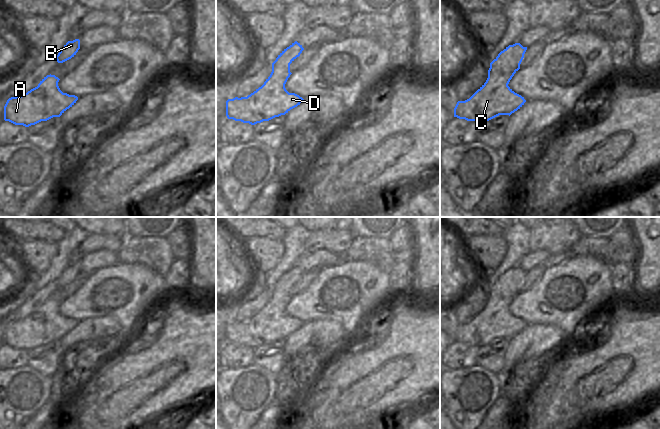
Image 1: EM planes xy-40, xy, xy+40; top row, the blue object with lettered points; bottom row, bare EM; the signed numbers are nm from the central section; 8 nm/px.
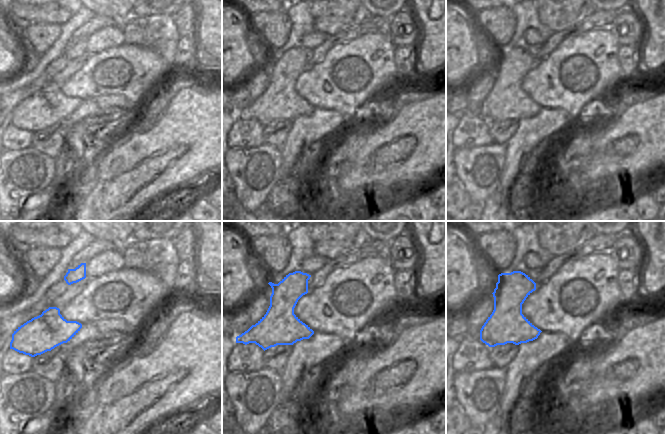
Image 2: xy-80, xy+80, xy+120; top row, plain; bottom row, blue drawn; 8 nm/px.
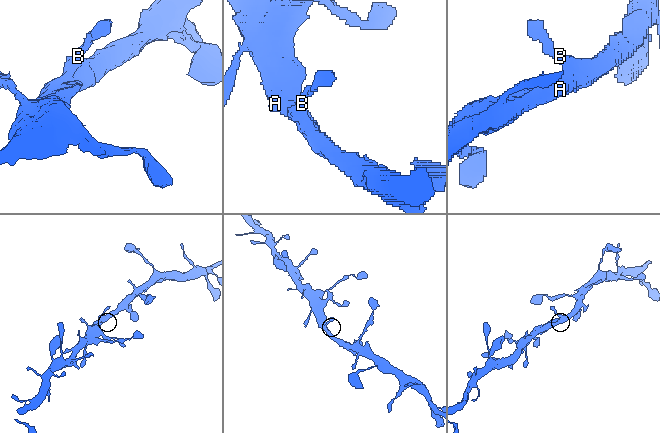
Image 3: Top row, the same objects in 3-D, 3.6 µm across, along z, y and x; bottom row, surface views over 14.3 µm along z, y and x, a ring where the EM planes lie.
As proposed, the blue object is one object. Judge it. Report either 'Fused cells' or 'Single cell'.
Single cell

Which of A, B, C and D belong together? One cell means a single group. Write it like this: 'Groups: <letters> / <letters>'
Groups: A B C D

